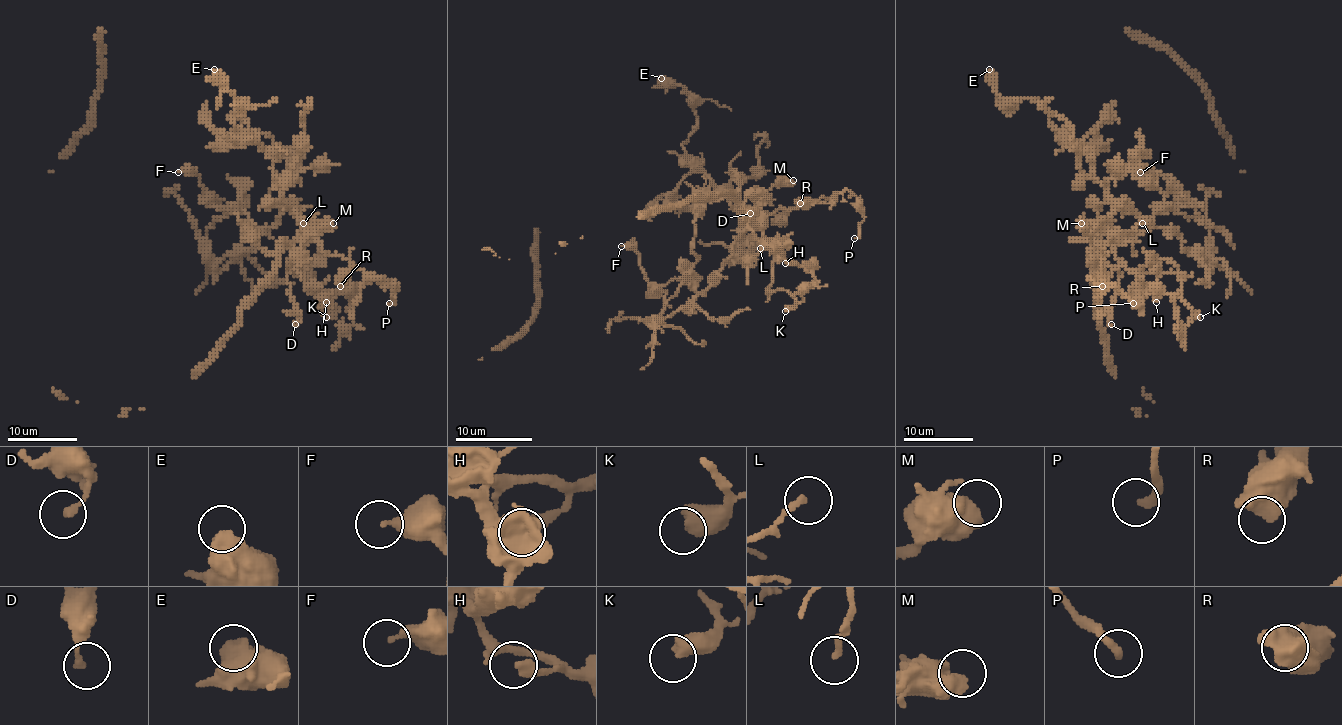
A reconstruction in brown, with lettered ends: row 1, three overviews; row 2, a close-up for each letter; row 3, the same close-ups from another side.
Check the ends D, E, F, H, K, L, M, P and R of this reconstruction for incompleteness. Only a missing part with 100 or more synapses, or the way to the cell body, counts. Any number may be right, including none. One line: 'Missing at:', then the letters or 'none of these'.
Missing at: none of these

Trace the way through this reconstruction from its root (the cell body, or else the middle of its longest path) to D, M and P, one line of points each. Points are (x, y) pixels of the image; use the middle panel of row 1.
D: (729, 255), (762, 192), (754, 190), (744, 199), (742, 223), (754, 211), (750, 213)
M: (729, 255), (733, 251), (733, 242), (750, 223), (752, 207), (775, 184), (789, 184), (793, 180)
P: (729, 255), (758, 207), (769, 215), (779, 207), (823, 203), (847, 190), (856, 197), (864, 219), (854, 238)

